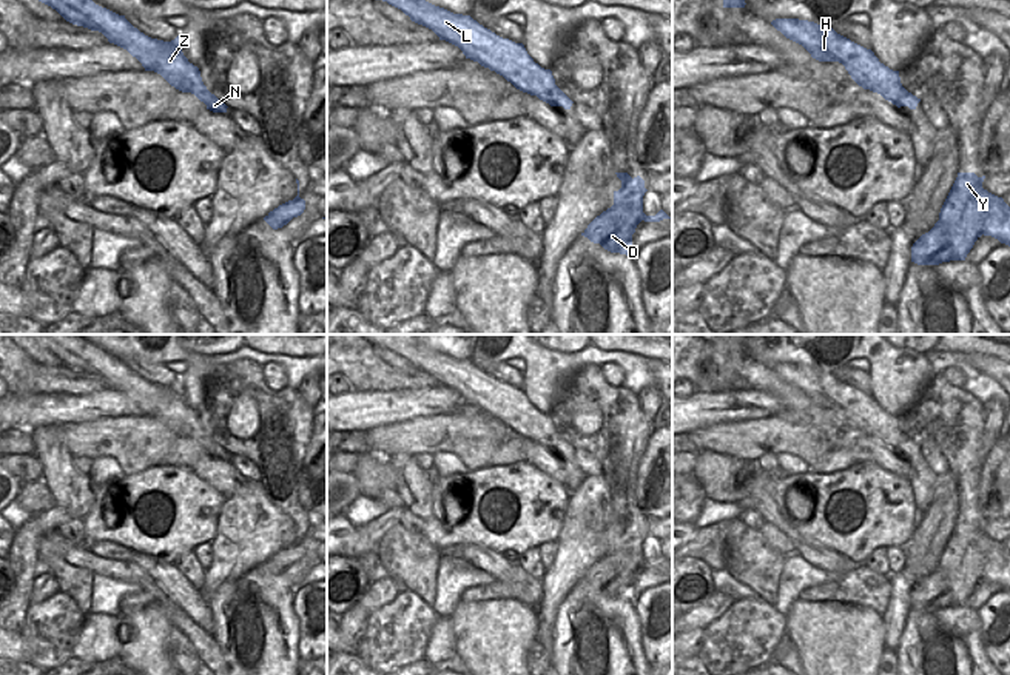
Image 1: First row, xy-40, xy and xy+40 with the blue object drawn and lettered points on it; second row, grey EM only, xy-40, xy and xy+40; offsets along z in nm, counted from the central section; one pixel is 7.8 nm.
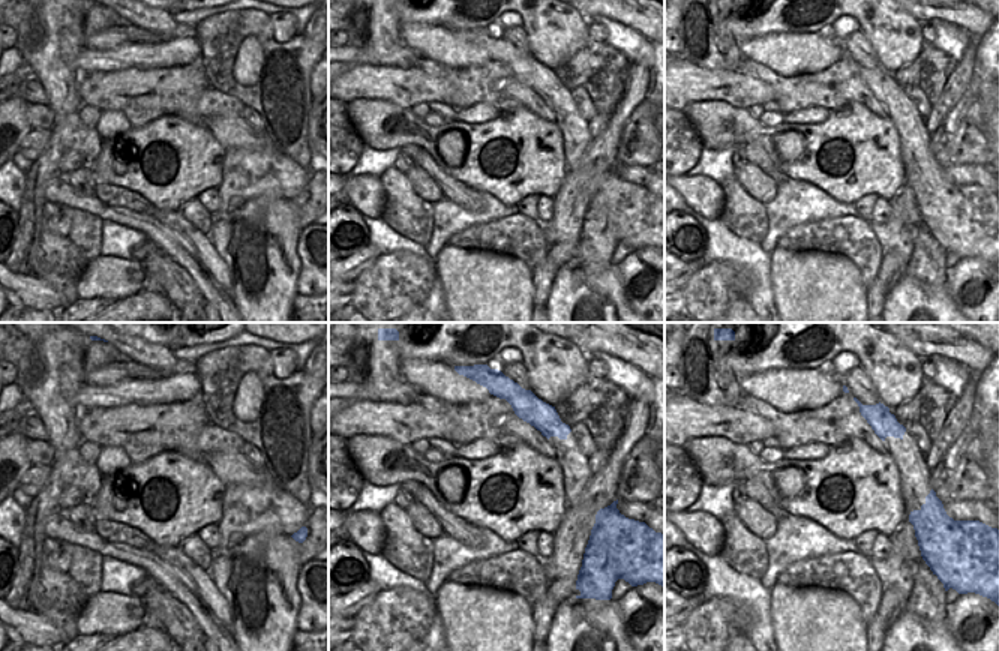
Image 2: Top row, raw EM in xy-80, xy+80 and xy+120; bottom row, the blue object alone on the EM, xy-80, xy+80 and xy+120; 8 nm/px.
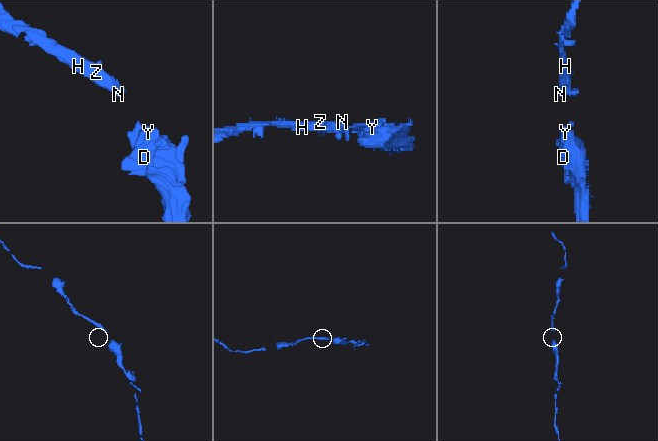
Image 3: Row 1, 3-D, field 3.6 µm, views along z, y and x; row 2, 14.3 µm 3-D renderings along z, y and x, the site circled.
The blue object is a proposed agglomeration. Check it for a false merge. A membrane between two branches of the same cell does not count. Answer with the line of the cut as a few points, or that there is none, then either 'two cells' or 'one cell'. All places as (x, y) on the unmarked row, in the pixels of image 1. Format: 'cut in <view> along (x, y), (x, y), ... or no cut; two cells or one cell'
no cut; one cell

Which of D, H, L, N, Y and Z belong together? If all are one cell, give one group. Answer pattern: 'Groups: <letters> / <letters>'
Groups: D H L N Y Z

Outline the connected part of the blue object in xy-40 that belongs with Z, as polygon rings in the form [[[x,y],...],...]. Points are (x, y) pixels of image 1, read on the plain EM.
[[[31,334],[39,347],[56,354],[66,367],[102,378],[109,388],[126,395],[145,416],[160,419],[171,432],[194,439],[213,458],[227,458],[227,450],[211,439],[197,411],[182,398],[182,384],[151,384],[134,373],[125,361],[96,350],[88,341],[69,334]]]

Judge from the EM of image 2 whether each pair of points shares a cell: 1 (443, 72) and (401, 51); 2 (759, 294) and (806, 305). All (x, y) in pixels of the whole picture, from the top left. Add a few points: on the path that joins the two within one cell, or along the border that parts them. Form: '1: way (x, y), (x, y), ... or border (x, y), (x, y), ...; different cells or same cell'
1: border (420, 57), (413, 66); different cells
2: border (768, 263), (770, 288), (776, 306); different cells

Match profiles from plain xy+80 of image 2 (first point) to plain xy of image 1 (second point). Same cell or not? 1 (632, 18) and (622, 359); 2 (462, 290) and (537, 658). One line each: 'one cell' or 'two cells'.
1: two cells
2: two cells

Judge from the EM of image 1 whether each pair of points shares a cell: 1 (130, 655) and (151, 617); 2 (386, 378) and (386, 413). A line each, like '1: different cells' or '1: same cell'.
1: same cell
2: different cells

